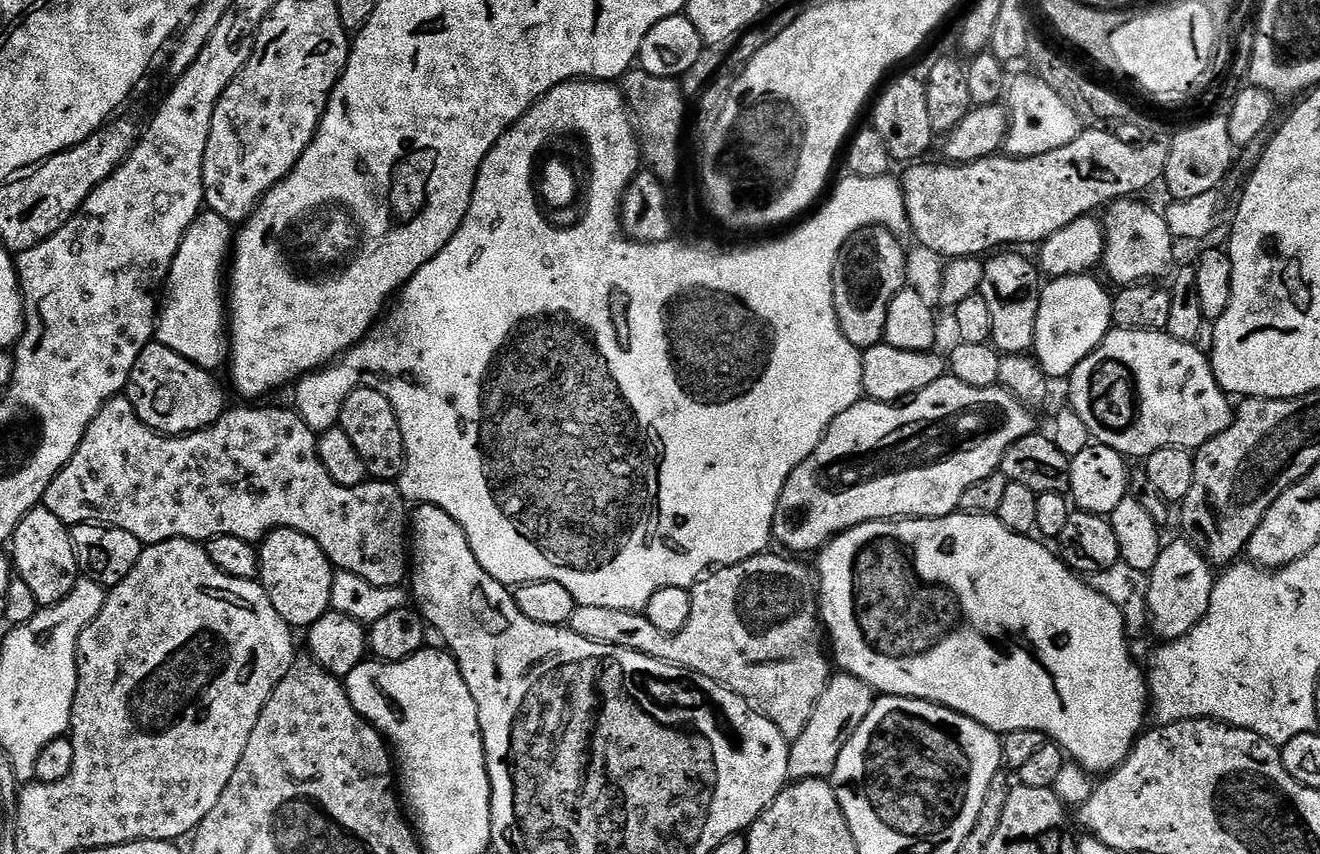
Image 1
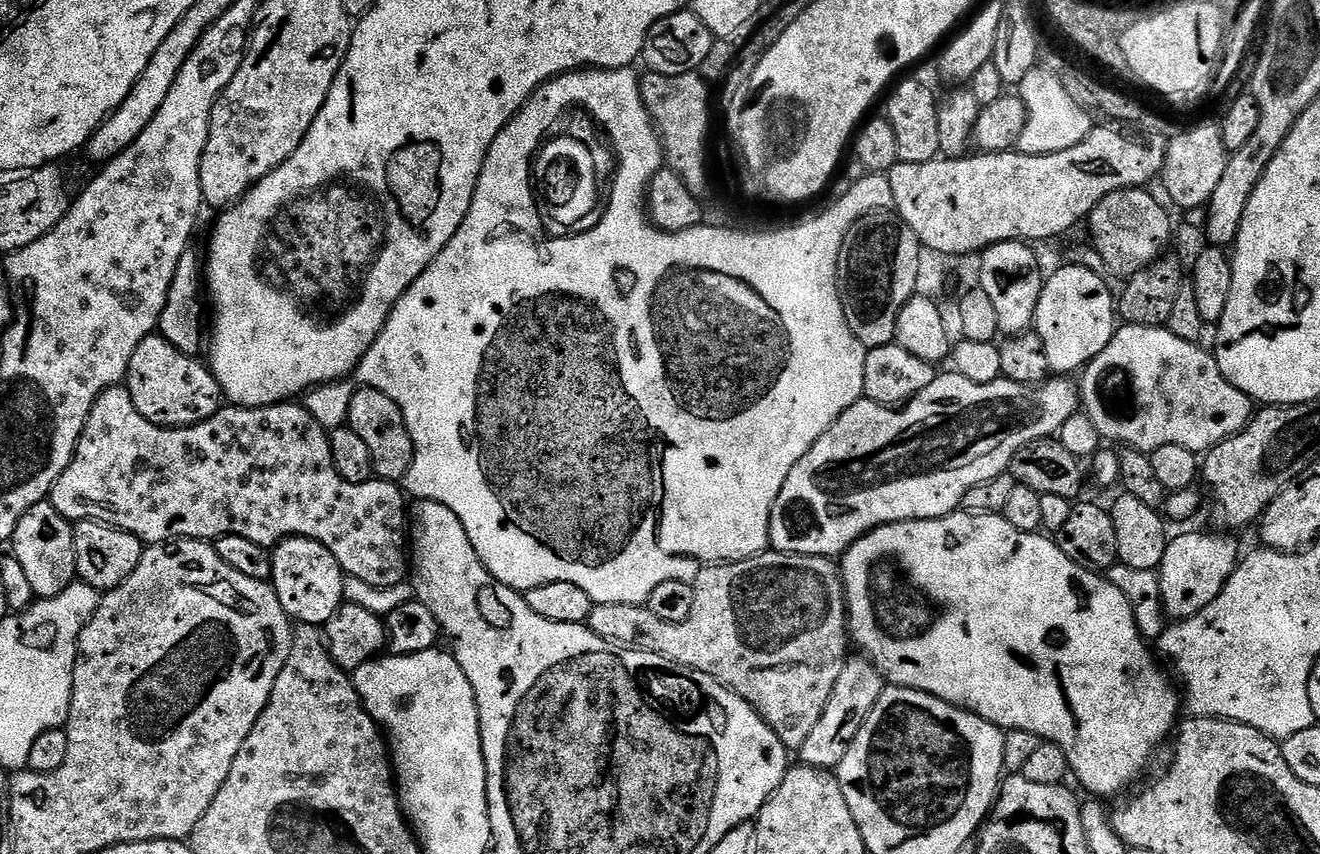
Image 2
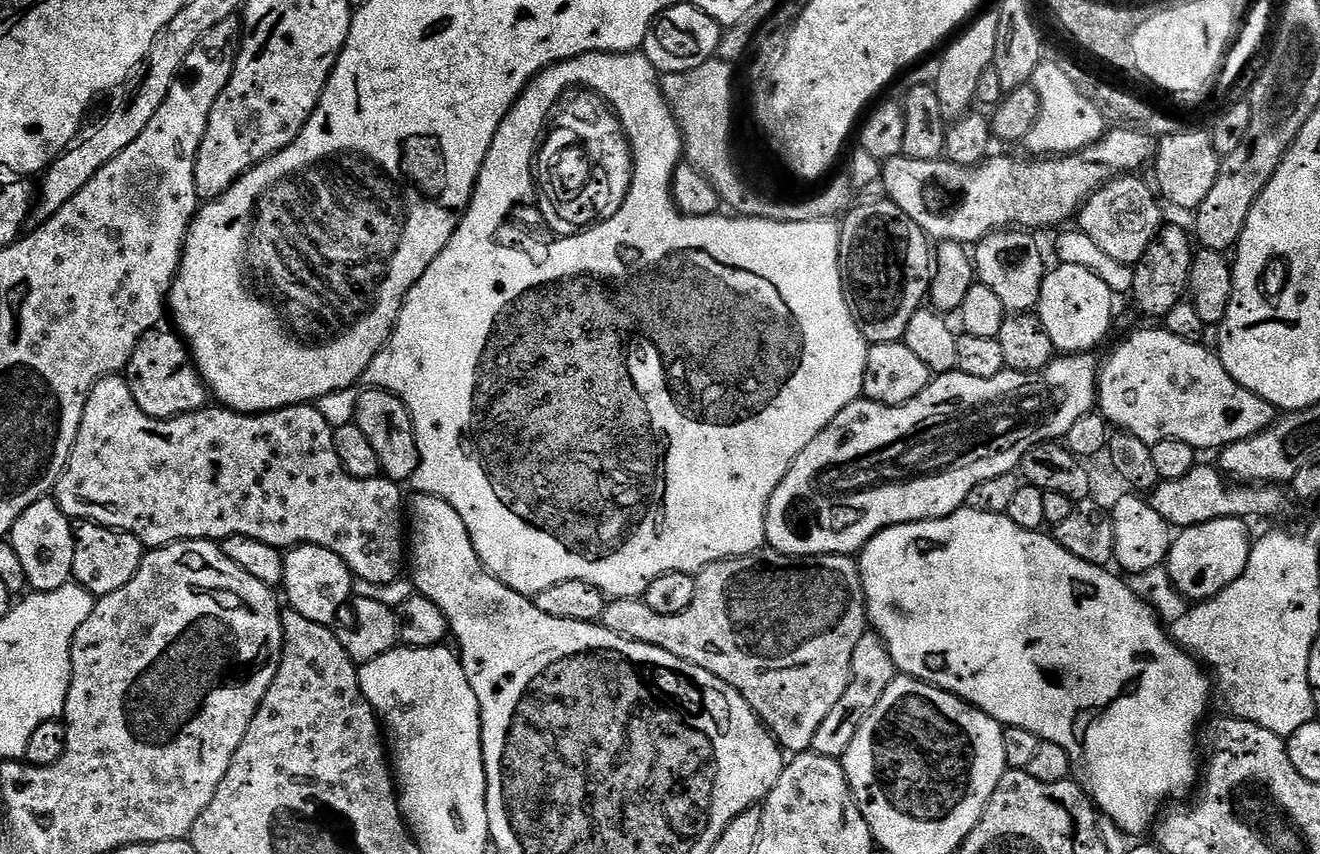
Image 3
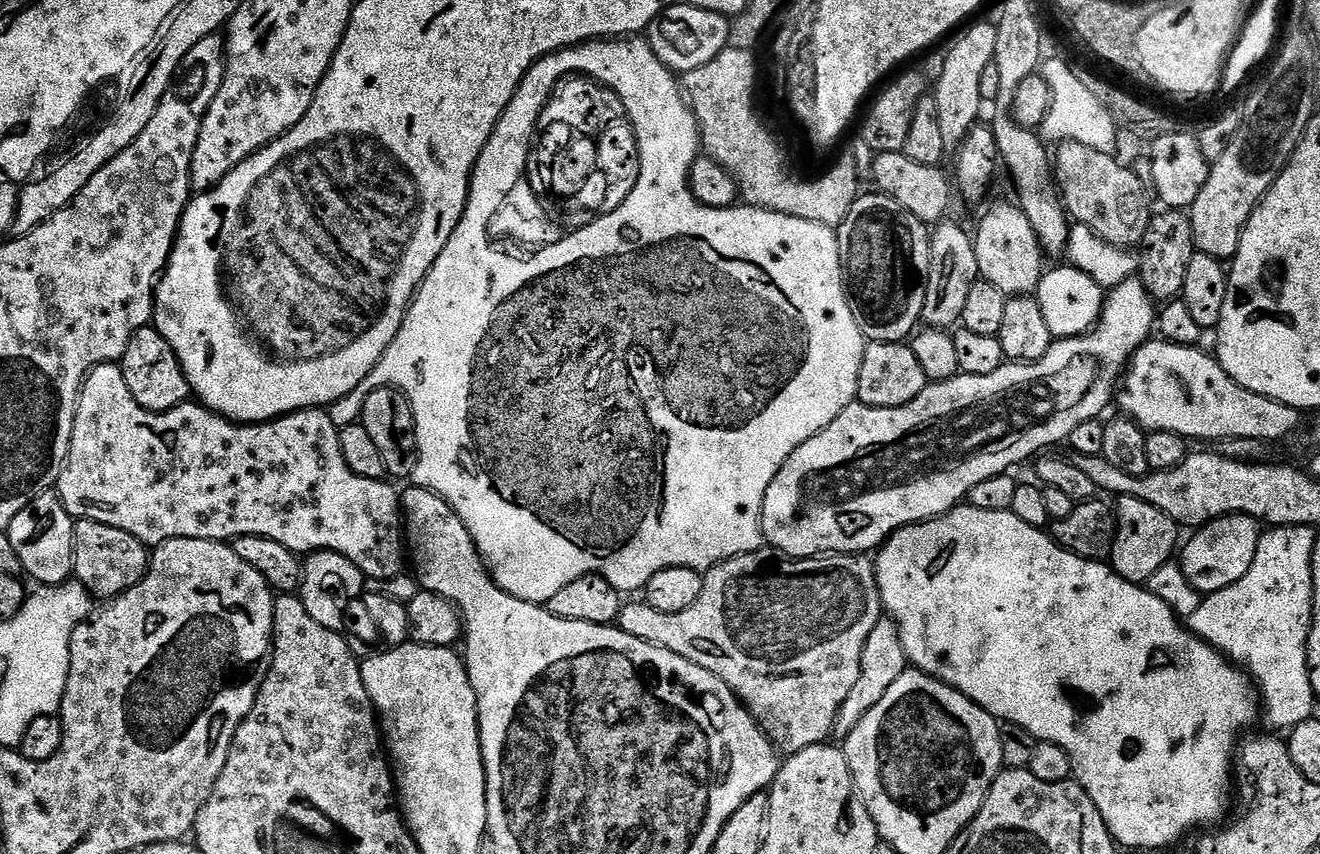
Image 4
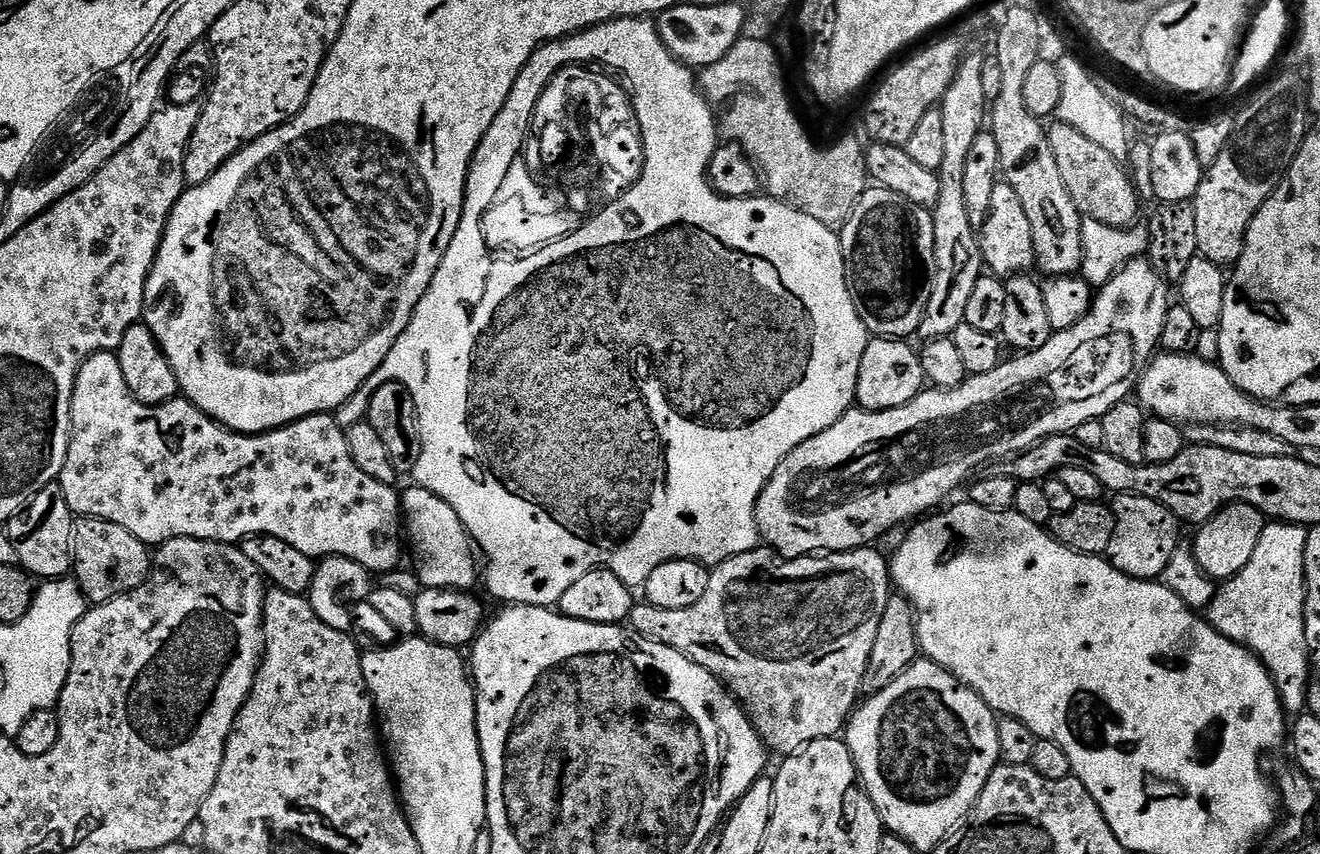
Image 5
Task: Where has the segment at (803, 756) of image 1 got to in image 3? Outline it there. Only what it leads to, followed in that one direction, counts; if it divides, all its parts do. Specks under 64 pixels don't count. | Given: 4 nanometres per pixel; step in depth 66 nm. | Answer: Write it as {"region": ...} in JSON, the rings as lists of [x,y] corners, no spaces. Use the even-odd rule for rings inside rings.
{"region":[[[865,631],[864,635],[858,638],[858,646],[854,646],[854,658],[852,659],[852,677],[846,686],[846,694],[838,698],[834,710],[830,710],[830,718],[818,726],[818,734],[814,734],[814,742],[811,751],[823,756],[835,756],[843,758],[850,742],[854,742],[854,734],[866,722],[870,710],[878,706],[882,694],[886,694],[886,686],[895,680],[898,673],[894,662],[888,653],[888,645],[876,635],[875,631]]]}

